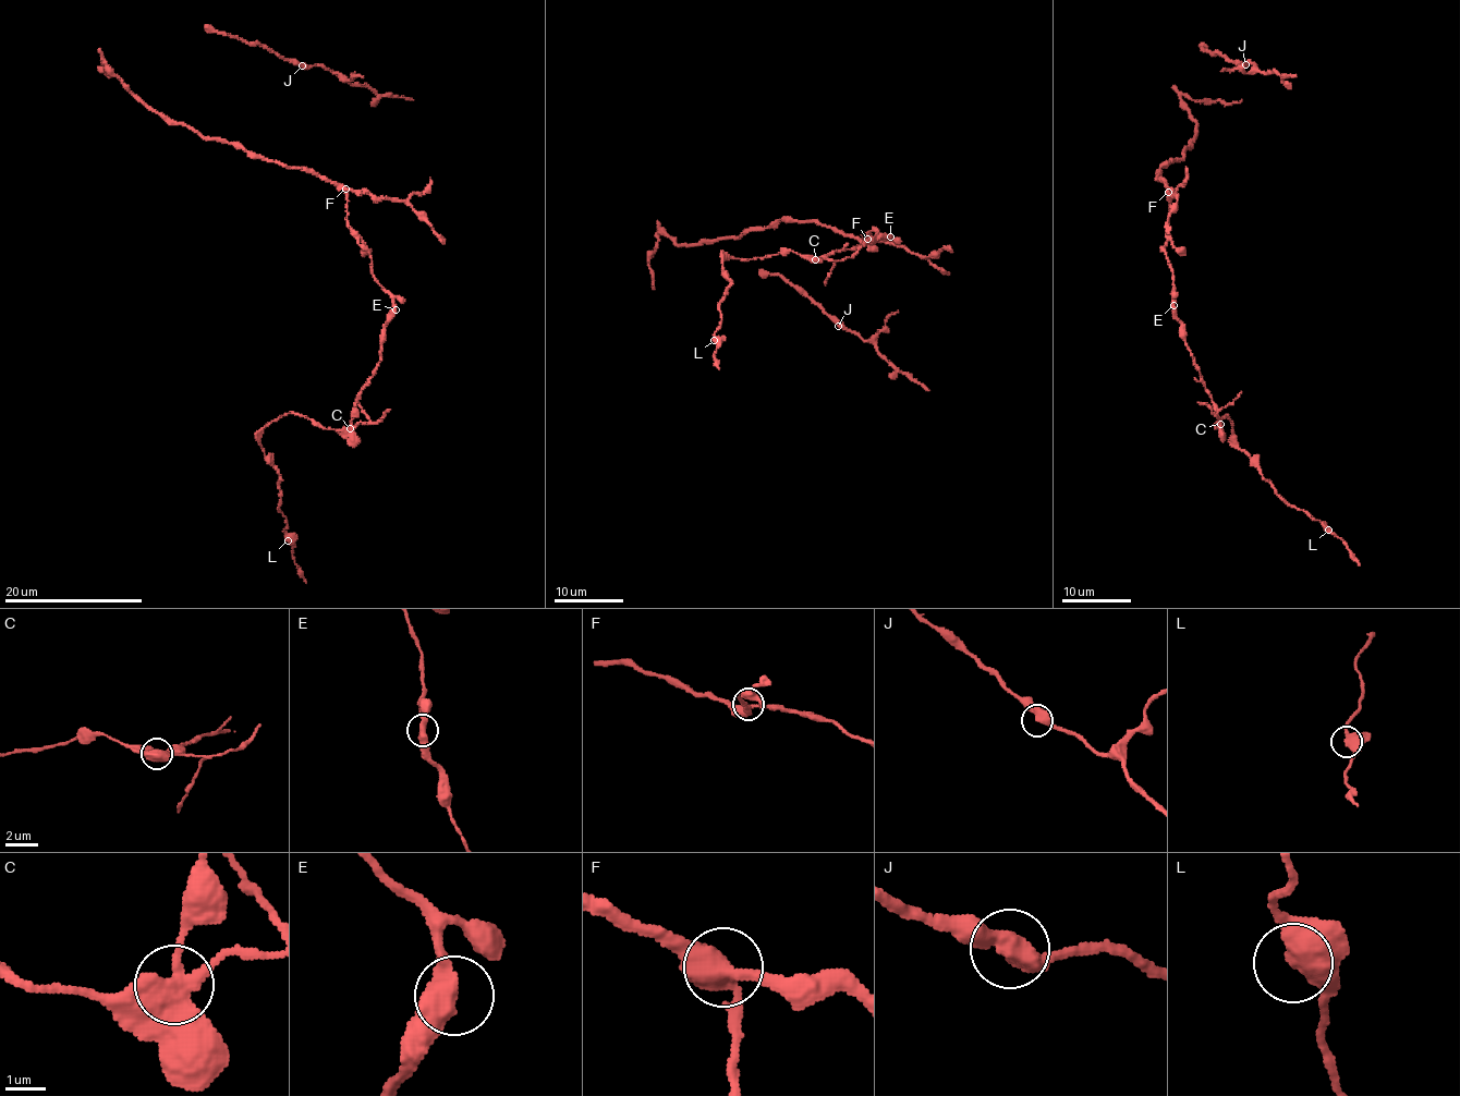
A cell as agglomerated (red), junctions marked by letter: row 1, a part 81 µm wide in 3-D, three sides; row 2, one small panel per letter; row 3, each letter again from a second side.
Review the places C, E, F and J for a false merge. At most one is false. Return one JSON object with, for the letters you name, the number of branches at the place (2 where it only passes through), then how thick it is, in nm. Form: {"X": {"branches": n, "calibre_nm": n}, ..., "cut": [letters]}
{"C": {"branches": 3, "calibre_nm": 400}, "cut": ["C"]}

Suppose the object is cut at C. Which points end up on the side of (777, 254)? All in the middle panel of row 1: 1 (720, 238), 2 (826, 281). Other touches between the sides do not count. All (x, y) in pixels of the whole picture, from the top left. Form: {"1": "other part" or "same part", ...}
{"1": "other part", "2": "same part"}

